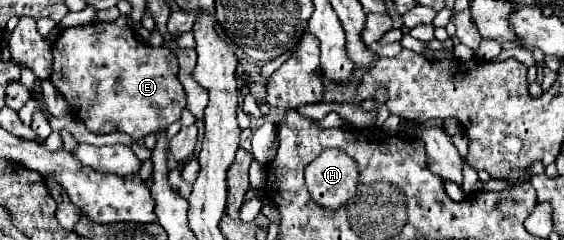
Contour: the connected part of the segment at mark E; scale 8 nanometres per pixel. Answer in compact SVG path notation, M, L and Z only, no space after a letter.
M124 16L114 22L90 22L76 28L66 28L56 38L52 54L54 54L54 68L50 80L70 104L74 116L80 118L90 132L94 134L124 132L134 140L140 140L146 134L164 130L174 120L180 120L186 100L178 98L186 98L186 94L176 78L178 62L174 54L168 48L154 48L140 42L134 30L126 24Z

